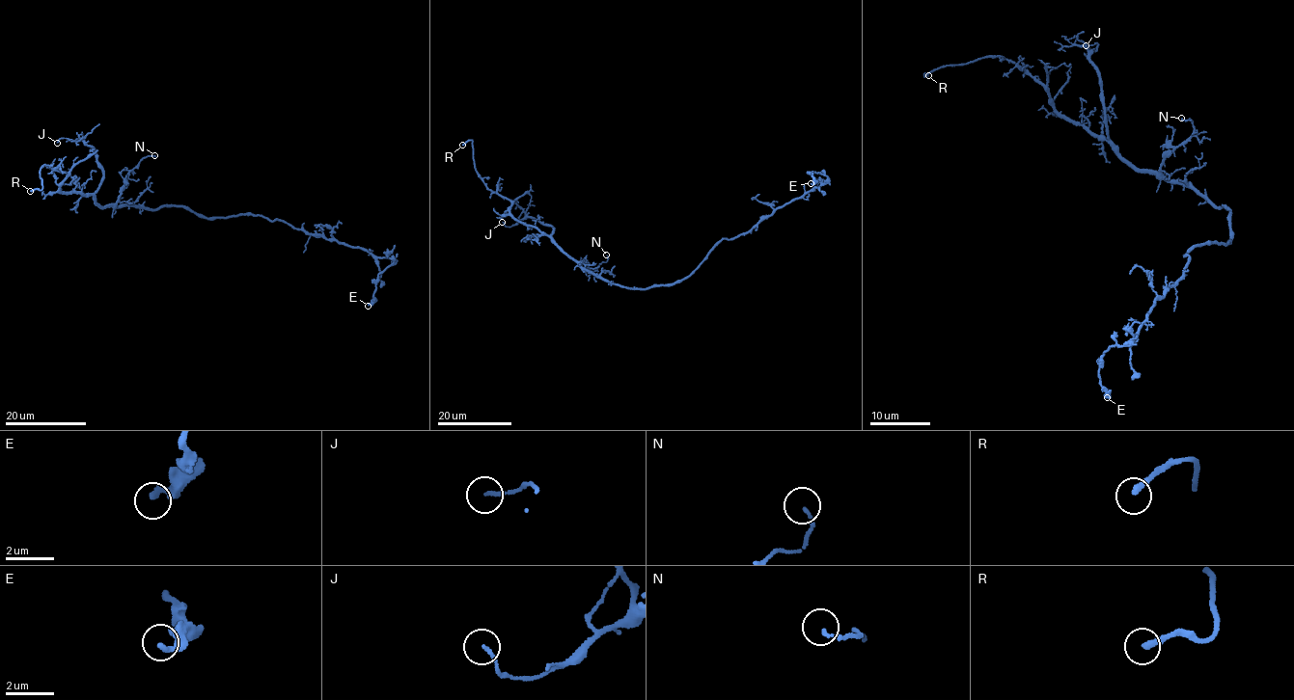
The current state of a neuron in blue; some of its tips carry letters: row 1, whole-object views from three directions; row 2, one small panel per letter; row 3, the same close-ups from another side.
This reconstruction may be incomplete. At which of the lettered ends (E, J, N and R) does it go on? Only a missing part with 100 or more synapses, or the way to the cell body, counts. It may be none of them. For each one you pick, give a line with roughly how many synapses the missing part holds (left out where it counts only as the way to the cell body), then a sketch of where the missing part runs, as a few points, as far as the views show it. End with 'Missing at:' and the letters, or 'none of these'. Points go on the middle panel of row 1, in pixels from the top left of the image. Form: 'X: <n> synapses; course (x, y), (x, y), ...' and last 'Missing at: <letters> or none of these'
Missing at: R

